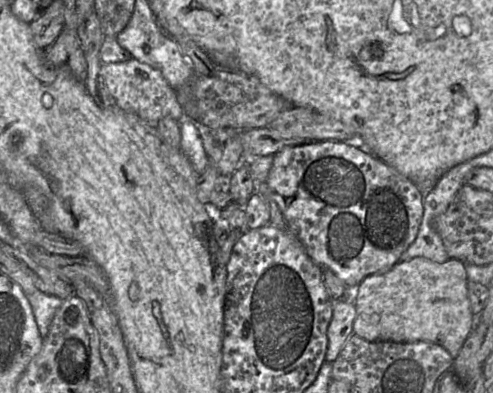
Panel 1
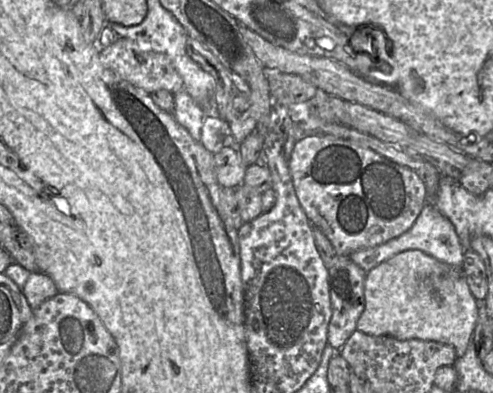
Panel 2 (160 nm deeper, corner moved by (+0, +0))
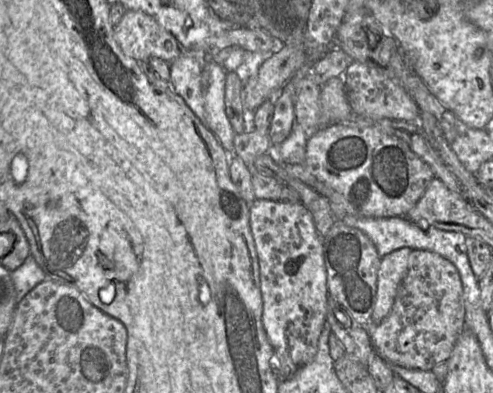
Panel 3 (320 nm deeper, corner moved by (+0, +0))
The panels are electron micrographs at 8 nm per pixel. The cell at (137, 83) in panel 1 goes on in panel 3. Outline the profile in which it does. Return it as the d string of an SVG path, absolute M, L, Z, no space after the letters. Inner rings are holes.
M141 11L124 12L114 28L114 39L127 57L139 63L152 57L172 63L181 53L175 37Z

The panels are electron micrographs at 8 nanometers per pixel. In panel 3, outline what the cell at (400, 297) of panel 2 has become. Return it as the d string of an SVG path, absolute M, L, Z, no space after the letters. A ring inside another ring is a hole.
M411 248L395 250L381 258L377 272L376 300L371 320L380 323L390 312L398 287L407 273Z

